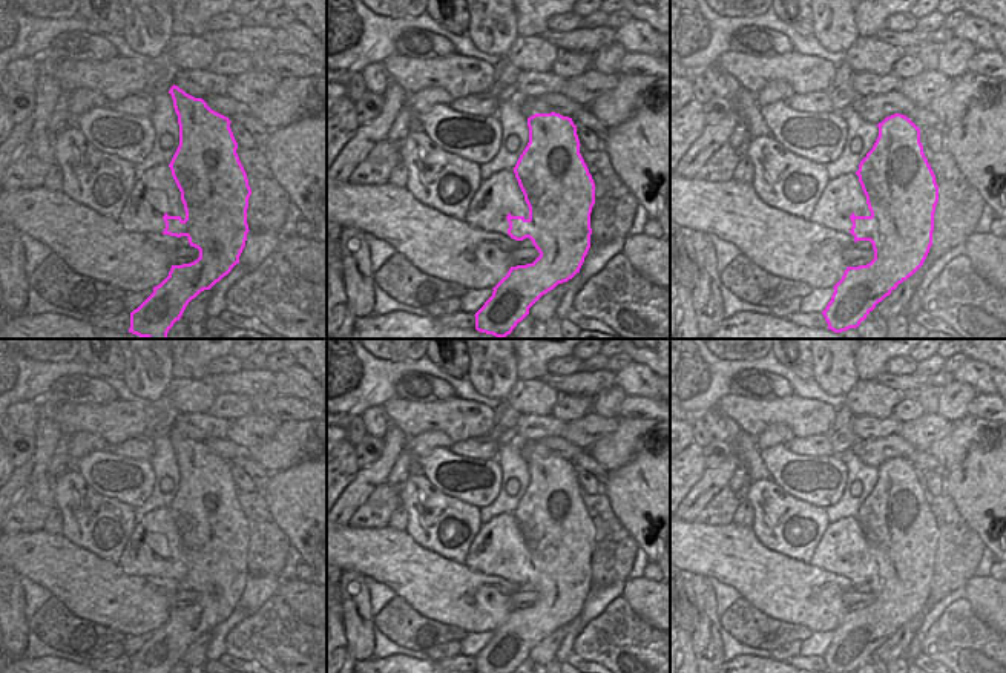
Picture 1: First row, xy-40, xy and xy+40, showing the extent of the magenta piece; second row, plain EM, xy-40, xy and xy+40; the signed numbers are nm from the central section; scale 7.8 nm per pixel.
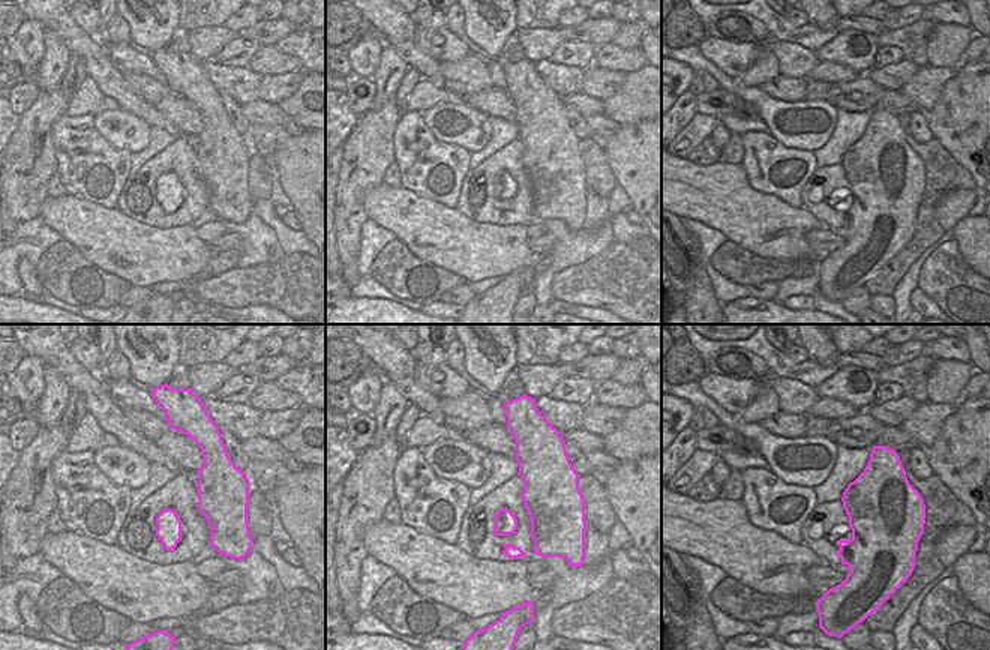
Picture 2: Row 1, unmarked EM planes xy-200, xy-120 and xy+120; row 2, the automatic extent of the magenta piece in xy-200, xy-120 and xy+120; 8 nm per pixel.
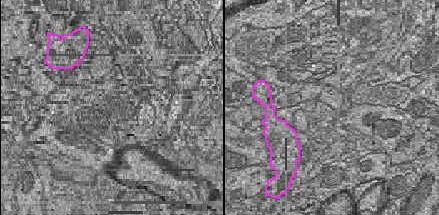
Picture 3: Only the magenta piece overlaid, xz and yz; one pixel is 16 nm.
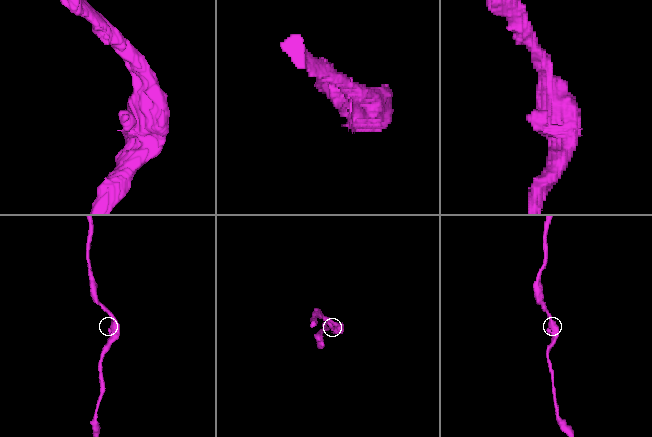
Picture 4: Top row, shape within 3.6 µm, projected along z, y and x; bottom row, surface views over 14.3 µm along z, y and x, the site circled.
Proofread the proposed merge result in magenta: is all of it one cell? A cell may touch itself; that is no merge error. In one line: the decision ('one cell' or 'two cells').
two cells

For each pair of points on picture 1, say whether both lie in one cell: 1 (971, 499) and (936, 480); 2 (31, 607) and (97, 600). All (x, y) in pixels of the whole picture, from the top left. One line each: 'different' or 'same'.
1: different
2: different

